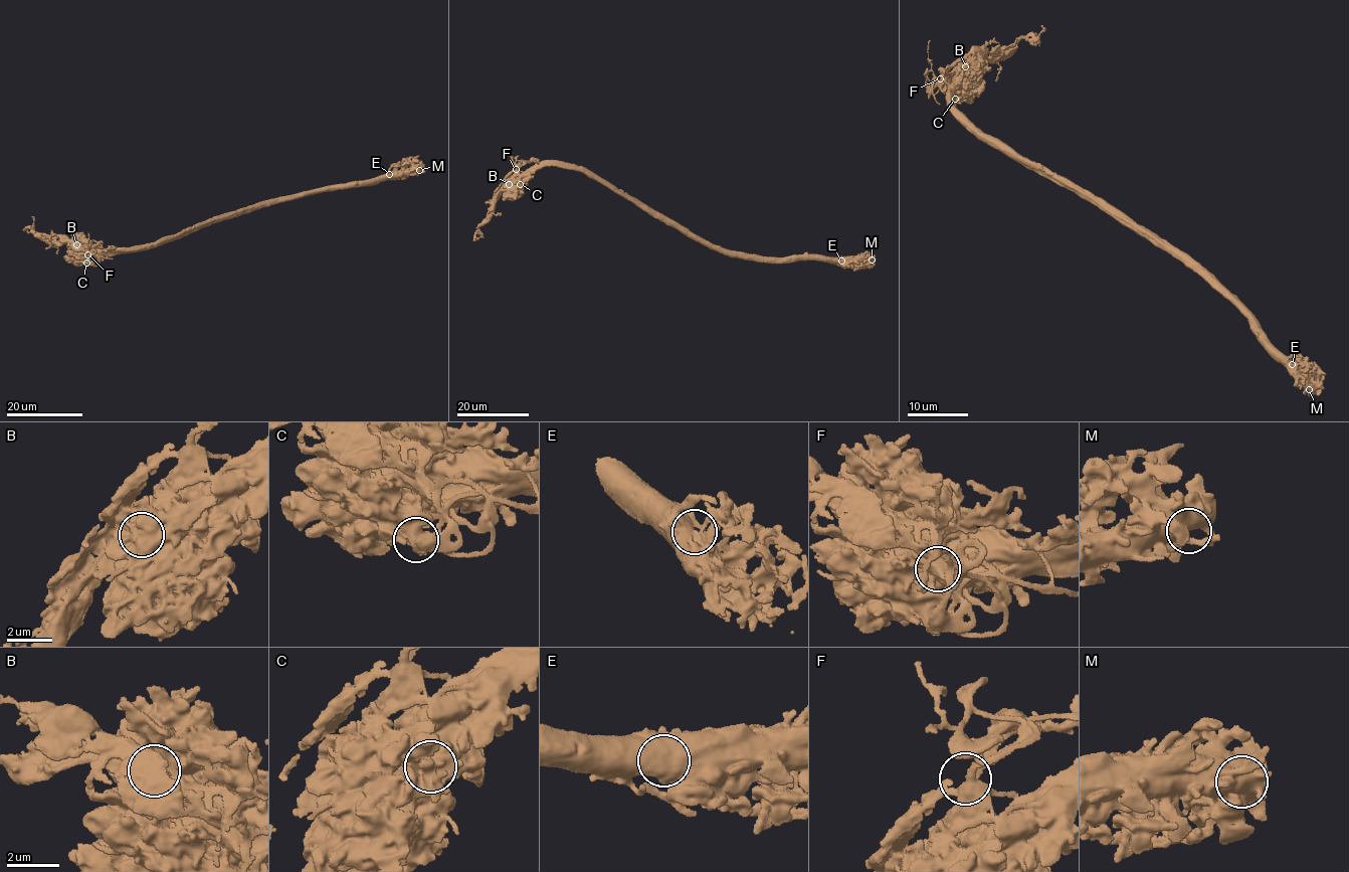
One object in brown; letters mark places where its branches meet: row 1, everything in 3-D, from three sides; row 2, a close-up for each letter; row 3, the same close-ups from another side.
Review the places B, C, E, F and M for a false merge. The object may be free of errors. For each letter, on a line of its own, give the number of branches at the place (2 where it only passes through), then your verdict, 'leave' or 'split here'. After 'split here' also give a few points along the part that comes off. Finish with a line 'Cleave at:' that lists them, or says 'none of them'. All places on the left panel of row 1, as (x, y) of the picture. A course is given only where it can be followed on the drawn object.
B: 3 branches meet; split here; foreign part runs (76, 244), (56, 234), (35, 232), (31, 227), (32, 217)
C: 4 branches meet; leave
E: 2 branches meet; leave
F: 4 branches meet; leave
M: 3 branches meet; leave
Cleave at: B

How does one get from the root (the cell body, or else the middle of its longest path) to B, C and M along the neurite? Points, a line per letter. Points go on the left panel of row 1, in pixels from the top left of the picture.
B: (213, 220), (136, 250), (89, 250), (76, 244)
C: (213, 220), (155, 245), (104, 253), (86, 263)
M: (213, 220), (299, 194), (419, 170)

